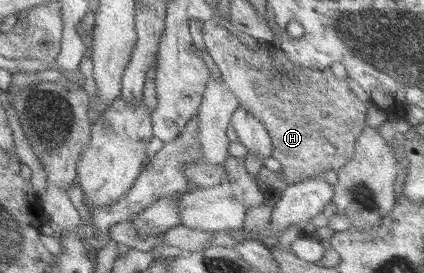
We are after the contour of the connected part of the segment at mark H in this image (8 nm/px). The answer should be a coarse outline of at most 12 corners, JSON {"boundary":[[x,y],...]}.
{"boundary":[[201,20],[239,107],[287,185],[336,172],[366,104],[329,68],[295,67]]}

